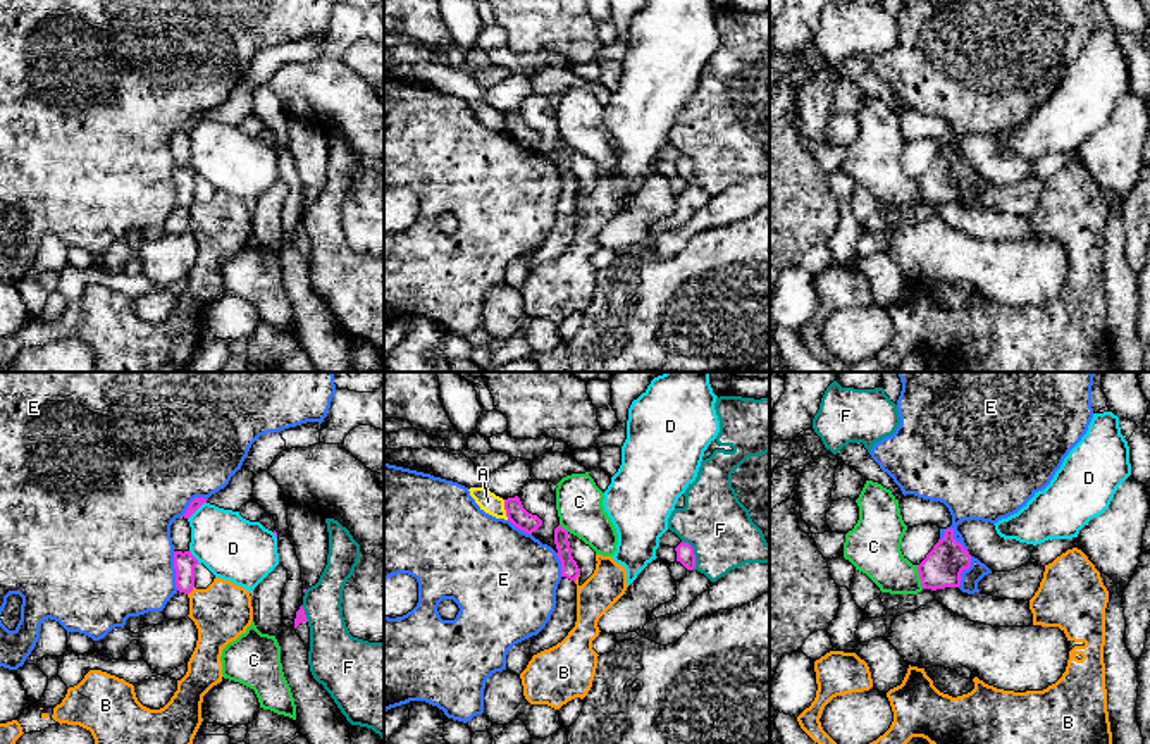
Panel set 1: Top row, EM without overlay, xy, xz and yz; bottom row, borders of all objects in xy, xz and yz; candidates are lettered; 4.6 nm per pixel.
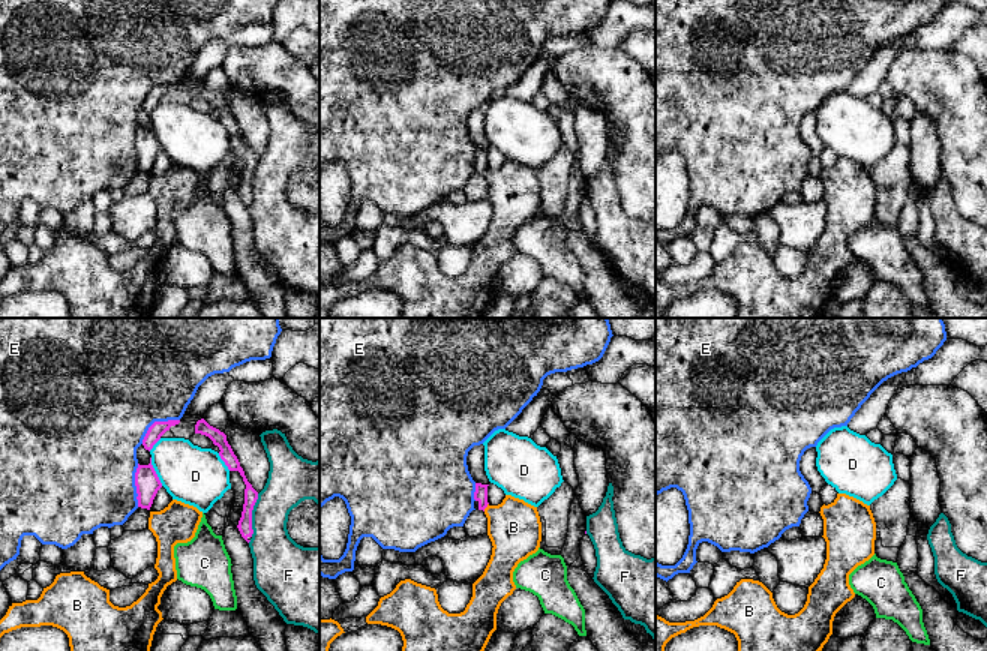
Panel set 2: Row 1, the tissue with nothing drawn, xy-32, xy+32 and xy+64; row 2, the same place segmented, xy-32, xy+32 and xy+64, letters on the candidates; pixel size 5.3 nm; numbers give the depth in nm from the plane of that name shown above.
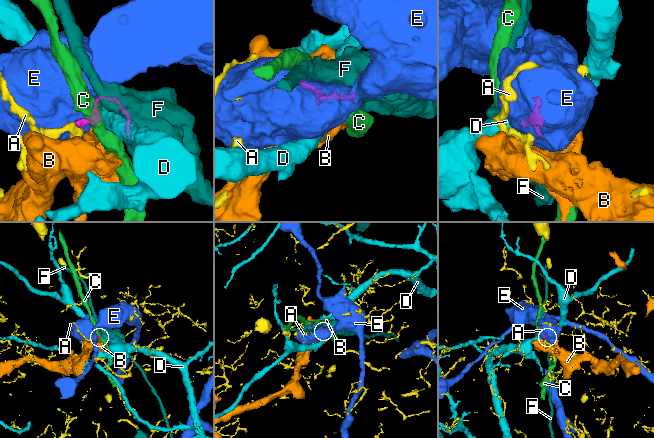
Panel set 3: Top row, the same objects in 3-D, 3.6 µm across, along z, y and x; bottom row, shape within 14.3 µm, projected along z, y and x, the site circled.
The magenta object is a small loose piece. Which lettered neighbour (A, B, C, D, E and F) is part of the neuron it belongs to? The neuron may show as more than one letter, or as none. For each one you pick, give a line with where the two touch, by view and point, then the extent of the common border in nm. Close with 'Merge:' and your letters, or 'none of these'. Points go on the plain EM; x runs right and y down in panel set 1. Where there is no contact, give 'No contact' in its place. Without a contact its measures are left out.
Merge: none of these

